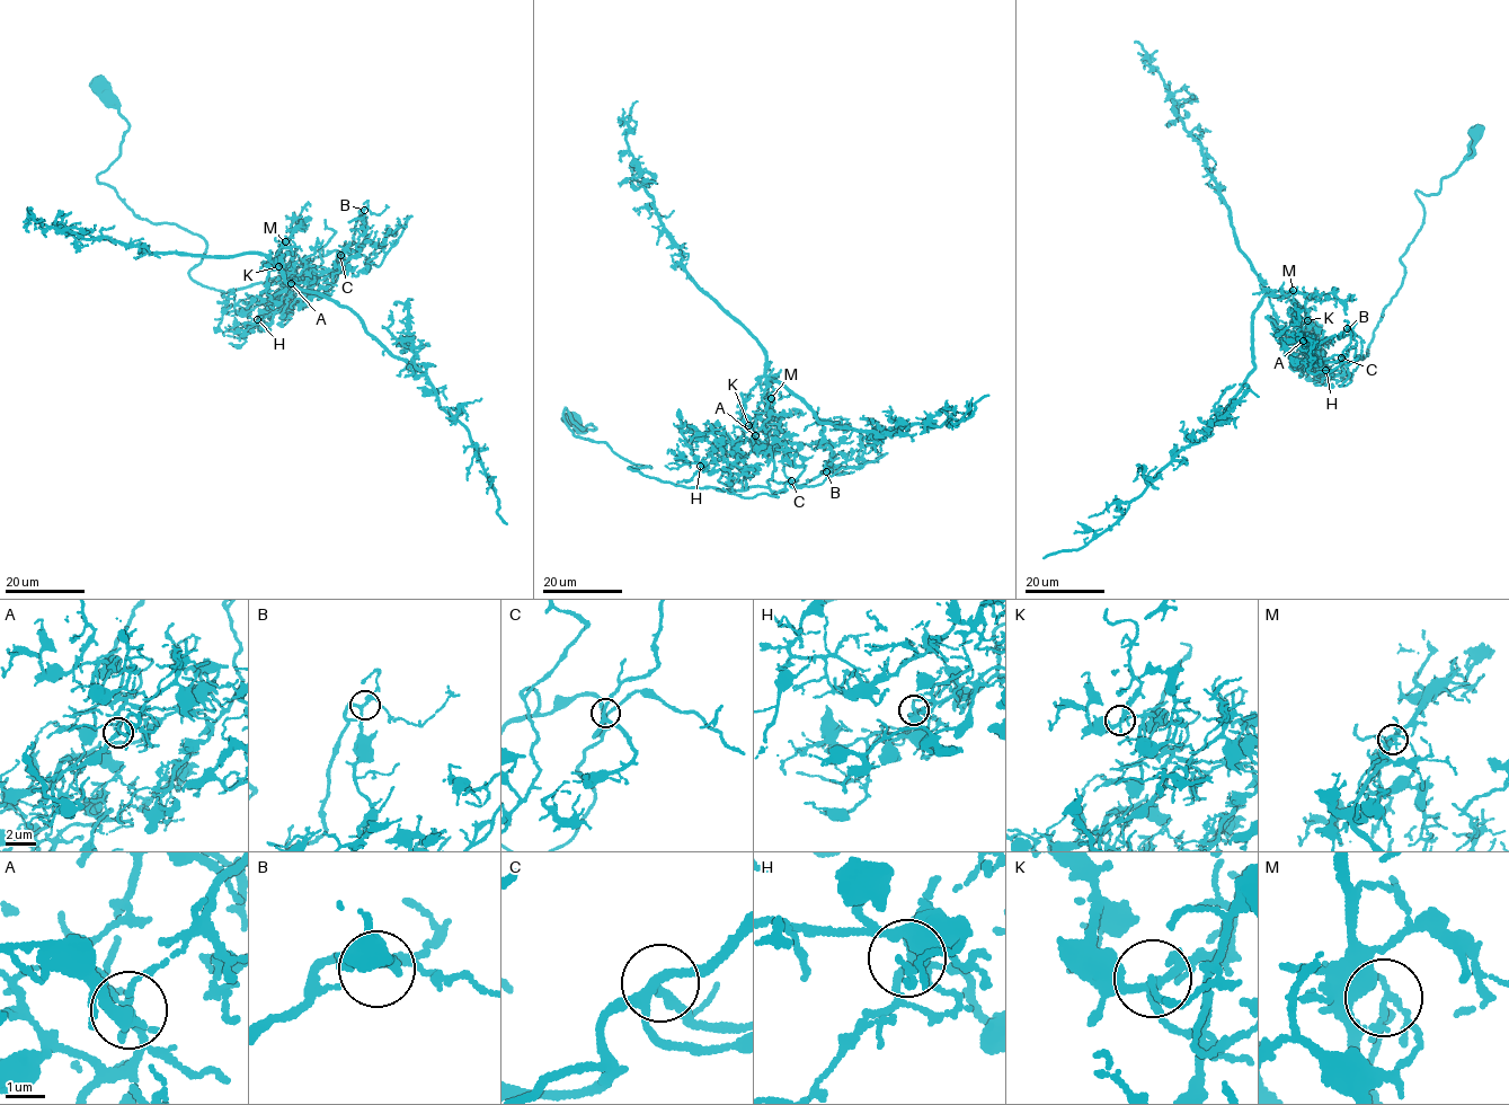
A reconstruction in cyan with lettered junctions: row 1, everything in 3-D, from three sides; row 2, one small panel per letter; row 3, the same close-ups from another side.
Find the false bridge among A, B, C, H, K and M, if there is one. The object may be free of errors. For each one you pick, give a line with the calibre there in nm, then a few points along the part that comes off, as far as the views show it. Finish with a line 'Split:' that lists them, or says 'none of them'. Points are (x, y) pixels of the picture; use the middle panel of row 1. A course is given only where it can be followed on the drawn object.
M: 120 nm thick; foreign part runs (771, 398), (766, 379), (804, 398), (818, 421), (891, 434), (914, 424), (955, 424), (988, 395)
Split: M

